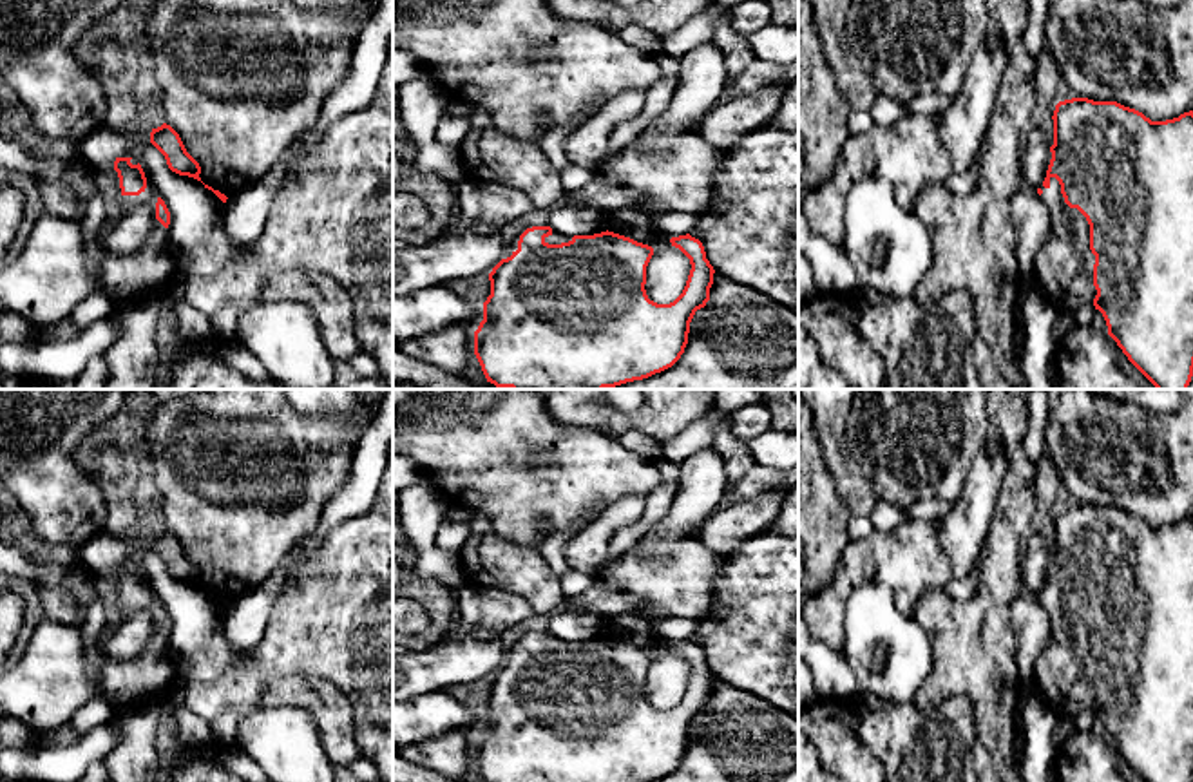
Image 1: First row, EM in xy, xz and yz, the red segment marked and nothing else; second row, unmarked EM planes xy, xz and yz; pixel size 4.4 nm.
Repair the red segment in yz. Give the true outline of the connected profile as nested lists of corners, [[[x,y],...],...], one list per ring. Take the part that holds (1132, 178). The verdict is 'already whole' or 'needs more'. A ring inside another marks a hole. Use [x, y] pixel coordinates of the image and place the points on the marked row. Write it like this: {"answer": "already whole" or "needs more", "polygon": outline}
{"answer": "needs more", "polygon": [[[1072,98],[1055,105],[1052,119],[1052,159],[1046,177],[1037,188],[1037,194],[1048,210],[1052,230],[1036,257],[1034,282],[1057,311],[1074,315],[1084,304],[1093,304],[1106,320],[1108,335],[1157,389],[1188,389],[1193,377],[1193,110],[1173,119],[1151,121],[1142,112],[1117,101]]]}

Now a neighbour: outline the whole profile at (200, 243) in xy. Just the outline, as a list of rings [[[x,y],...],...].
[[[107,127],[80,139],[80,159],[92,170],[112,170],[118,157],[136,157],[165,201],[170,252],[179,273],[212,275],[250,253],[253,244],[237,244],[228,235],[226,203],[201,181],[172,172],[150,141],[139,147]]]

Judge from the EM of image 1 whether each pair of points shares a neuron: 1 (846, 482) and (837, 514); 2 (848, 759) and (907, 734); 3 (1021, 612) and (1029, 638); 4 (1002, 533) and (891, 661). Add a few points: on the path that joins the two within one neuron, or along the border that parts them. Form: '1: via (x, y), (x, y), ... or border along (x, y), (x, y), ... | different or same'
1: border along (824, 458), (837, 493), (851, 514) | different
2: border along (858, 735), (880, 762) | different
3: via (1027, 618), (1029, 632) | same
4: border along (913, 618), (931, 645), (931, 668) | different

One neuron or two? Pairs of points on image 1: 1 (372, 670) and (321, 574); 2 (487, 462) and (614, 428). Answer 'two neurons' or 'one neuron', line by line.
1: one neuron
2: two neurons

